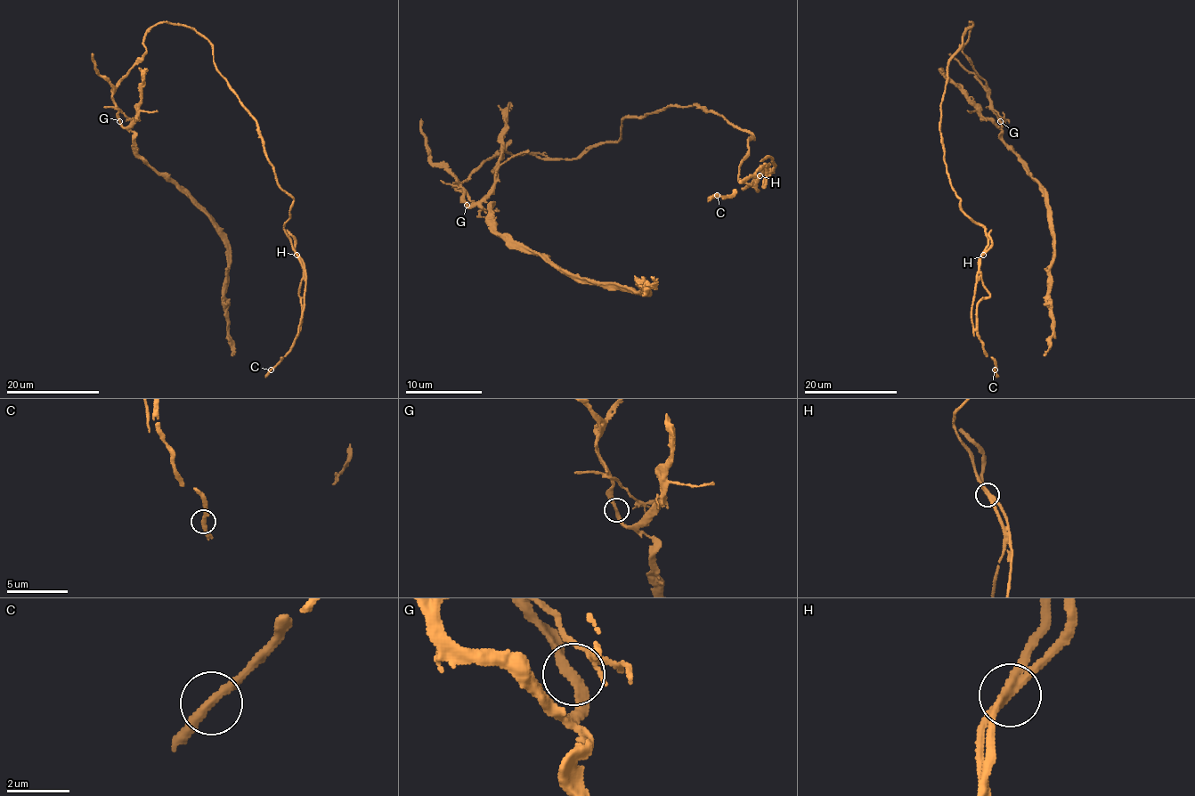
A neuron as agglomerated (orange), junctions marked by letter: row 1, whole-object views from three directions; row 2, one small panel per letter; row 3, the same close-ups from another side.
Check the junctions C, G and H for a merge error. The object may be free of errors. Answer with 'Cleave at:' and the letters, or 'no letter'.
Cleave at: H

